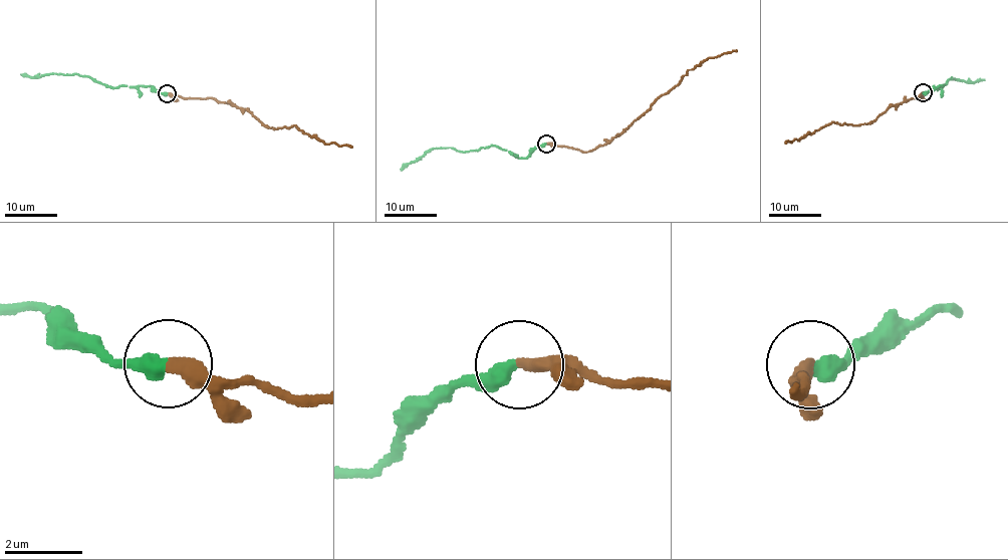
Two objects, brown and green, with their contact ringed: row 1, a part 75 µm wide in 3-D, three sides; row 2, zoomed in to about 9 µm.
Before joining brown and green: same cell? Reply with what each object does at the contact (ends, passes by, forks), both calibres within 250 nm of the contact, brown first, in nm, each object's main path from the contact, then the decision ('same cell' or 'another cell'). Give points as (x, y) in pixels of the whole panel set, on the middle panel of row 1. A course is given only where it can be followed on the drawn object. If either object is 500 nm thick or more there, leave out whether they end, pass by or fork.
brown ends there; green ends there; 360 nm thick on the brown side, 420 nm on the other; brown runs (546, 144), (590, 152), (610, 143), (657, 98), (669, 93), (688, 70), (709, 57), (720, 56), (736, 49); green runs (546, 144), (536, 146), (526, 158), (517, 158), (495, 146), (464, 152), (451, 148), (435, 148), (401, 171); another cell

